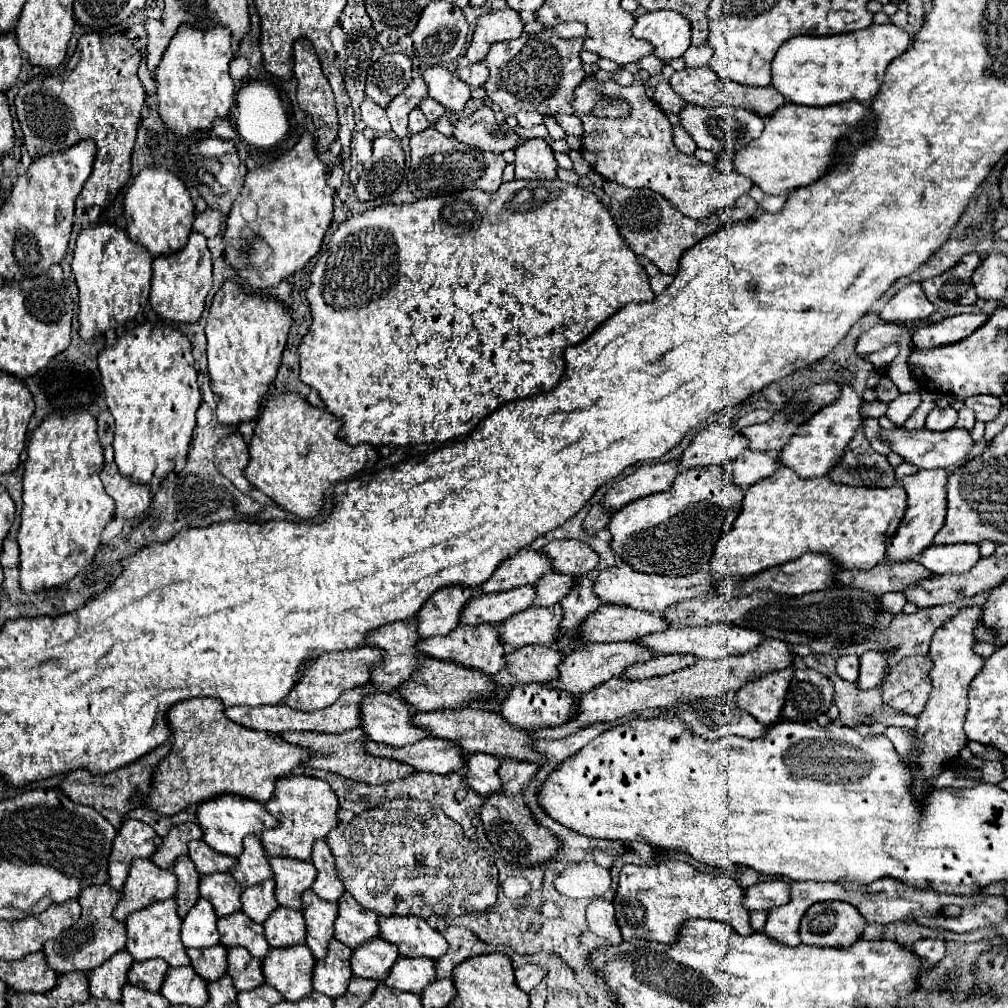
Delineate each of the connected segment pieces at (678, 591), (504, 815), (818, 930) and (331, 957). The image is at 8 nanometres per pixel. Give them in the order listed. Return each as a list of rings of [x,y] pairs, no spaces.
[[[627,563],[607,567],[597,573],[597,579],[593,583],[593,593],[599,597],[605,605],[625,605],[639,611],[653,611],[661,613],[671,603],[691,599],[691,597],[703,597],[711,589],[715,579],[709,573],[693,573],[685,577],[669,577],[669,575],[645,575],[633,571]]]
[[[503,759],[497,769],[497,775],[501,779],[501,789],[483,799],[483,807],[479,813],[481,821],[485,825],[487,839],[491,841],[495,851],[499,851],[501,857],[515,867],[535,867],[535,865],[547,861],[549,857],[553,857],[555,851],[561,847],[559,845],[561,841],[549,829],[539,827],[533,821],[529,809],[523,803],[523,787],[525,787],[525,783],[531,781],[531,777],[535,773],[537,773],[535,763]]]
[[[843,901],[815,903],[801,919],[801,941],[819,947],[851,947],[867,927],[863,915]]]
[[[331,939],[329,947],[327,947],[327,955],[323,959],[315,961],[313,989],[331,999],[345,995],[347,983],[353,977],[349,959],[351,959],[351,949],[343,943],[339,943],[337,939]]]

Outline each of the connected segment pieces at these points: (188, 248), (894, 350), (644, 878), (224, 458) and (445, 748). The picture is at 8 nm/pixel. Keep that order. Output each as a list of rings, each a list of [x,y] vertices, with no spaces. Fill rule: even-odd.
[[[193,231],[181,251],[153,259],[149,303],[163,319],[171,319],[175,323],[197,323],[203,313],[211,283],[211,251],[207,249],[207,239]]]
[[[891,345],[891,347],[885,347],[877,351],[877,353],[871,353],[871,355],[867,357],[867,361],[869,361],[875,369],[885,369],[897,355],[899,355],[899,347]]]
[[[663,861],[657,865],[625,865],[619,873],[619,887],[617,887],[613,905],[615,905],[617,925],[625,941],[643,937],[643,939],[659,941],[659,943],[675,943],[679,927],[687,919],[699,919],[699,917],[723,921],[727,927],[731,927],[733,931],[741,935],[753,933],[749,925],[749,911],[743,909],[743,889],[737,885],[737,881],[727,875],[699,873],[683,861]]]
[[[239,431],[223,437],[215,445],[215,467],[217,467],[217,471],[221,475],[225,475],[243,493],[247,493],[251,489],[251,483],[243,475],[243,469],[247,463],[249,463],[247,443],[243,441]]]
[[[427,737],[407,747],[391,747],[385,743],[367,741],[365,751],[373,757],[389,757],[399,763],[411,765],[413,769],[429,771],[429,773],[463,773],[463,749],[455,747],[455,743],[449,743],[445,739]]]

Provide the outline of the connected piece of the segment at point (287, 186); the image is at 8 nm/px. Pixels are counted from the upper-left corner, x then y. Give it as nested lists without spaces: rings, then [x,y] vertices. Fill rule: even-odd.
[[[303,133],[297,145],[285,151],[281,157],[245,173],[243,189],[239,197],[233,201],[227,227],[223,231],[227,245],[225,259],[241,275],[241,279],[245,279],[245,283],[251,285],[255,291],[279,285],[283,279],[303,269],[309,263],[309,259],[319,253],[331,217],[333,217],[333,189],[327,185],[325,165],[319,161],[315,153],[313,135]]]

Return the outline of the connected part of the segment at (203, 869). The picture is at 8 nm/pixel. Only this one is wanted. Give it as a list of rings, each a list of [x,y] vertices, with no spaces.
[[[191,841],[189,843],[189,859],[195,863],[195,867],[201,875],[229,871],[229,867],[233,867],[235,861],[237,861],[235,857],[227,857],[227,855],[213,851],[203,841]]]

